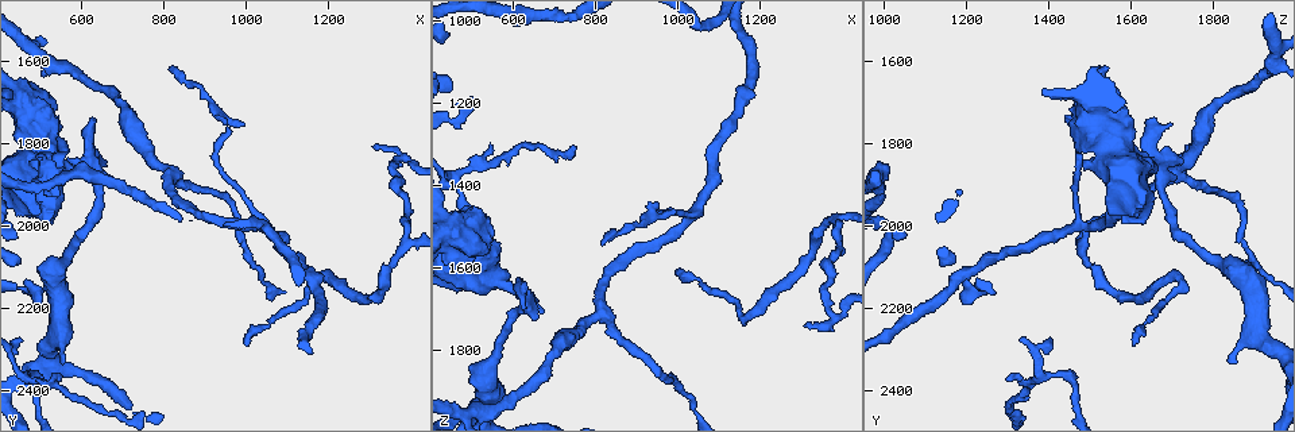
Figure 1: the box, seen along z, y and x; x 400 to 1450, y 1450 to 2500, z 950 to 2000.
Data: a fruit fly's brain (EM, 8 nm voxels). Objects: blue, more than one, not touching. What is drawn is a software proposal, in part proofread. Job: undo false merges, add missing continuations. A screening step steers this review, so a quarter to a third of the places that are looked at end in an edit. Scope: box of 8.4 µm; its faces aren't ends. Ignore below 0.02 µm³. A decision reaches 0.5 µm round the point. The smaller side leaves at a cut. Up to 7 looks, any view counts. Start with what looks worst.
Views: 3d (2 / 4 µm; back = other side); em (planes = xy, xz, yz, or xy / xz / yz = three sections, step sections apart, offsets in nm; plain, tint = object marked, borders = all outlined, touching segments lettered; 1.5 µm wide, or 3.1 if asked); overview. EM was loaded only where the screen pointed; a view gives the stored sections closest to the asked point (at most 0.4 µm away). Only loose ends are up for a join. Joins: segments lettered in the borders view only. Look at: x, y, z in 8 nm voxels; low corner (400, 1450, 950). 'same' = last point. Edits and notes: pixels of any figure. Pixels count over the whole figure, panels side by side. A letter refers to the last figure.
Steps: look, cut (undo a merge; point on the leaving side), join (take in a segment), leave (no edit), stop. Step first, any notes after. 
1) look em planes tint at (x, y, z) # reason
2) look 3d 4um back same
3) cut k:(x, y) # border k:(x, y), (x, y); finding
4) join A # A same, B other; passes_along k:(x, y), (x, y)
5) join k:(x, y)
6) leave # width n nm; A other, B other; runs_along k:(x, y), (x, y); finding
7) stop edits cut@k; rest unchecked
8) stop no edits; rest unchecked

look em yz step 8 tint at (1315, 1805, 1740) # thin end

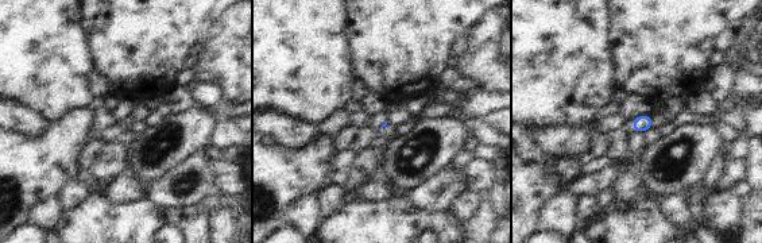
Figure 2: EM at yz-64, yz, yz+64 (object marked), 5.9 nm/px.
look em planes borders same

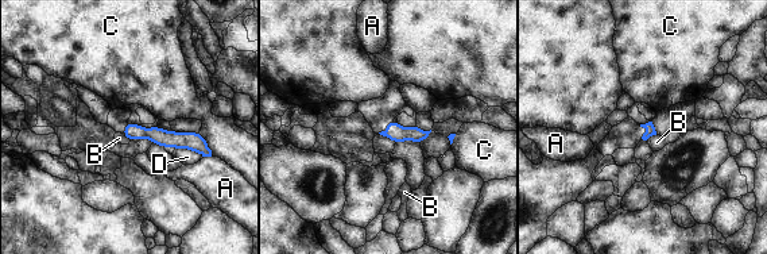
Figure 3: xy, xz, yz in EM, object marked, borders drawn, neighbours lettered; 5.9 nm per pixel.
leave # longest_contact D 180 nm; A other, B other, C other, D other; none of them fits

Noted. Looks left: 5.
look 3d 4um at (540, 2365, 1305) # free end

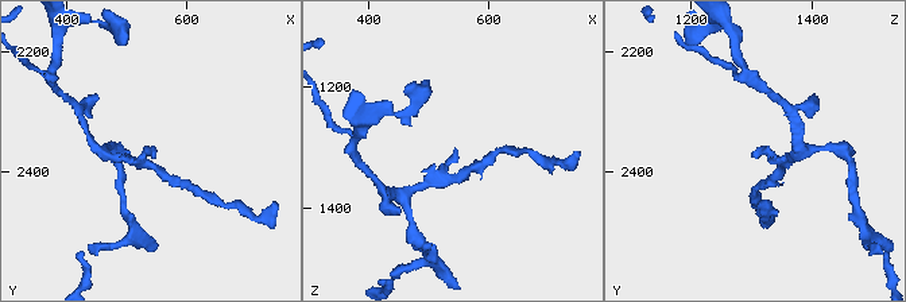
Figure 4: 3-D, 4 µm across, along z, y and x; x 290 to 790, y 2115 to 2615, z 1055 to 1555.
look em yz step 8 tint at (545, 2370, 1305)

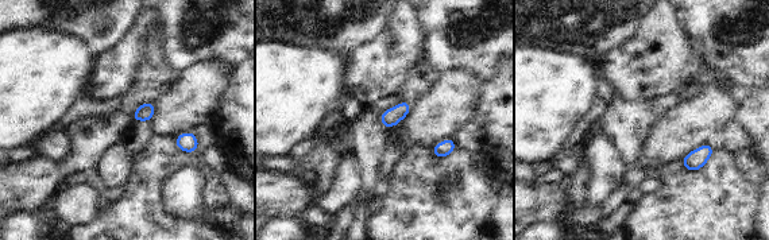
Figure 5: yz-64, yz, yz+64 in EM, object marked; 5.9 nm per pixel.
look em planes borders same

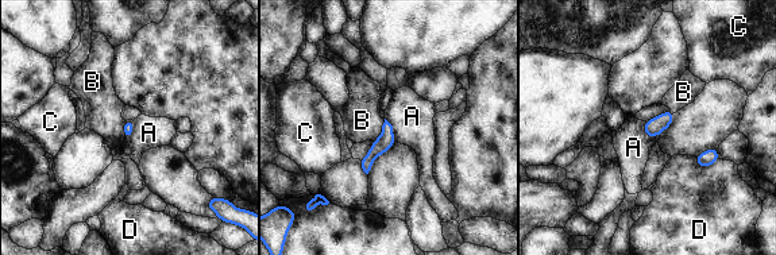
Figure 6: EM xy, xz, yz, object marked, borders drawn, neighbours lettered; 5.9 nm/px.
leave # A other, B other, C other, D other; runs_along 6:(386, 126), (386, 139), (366, 167); no lettered segment goes on from it

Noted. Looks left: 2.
look em xz step 8 tint at (610, 1840, 1660) # sharp bend

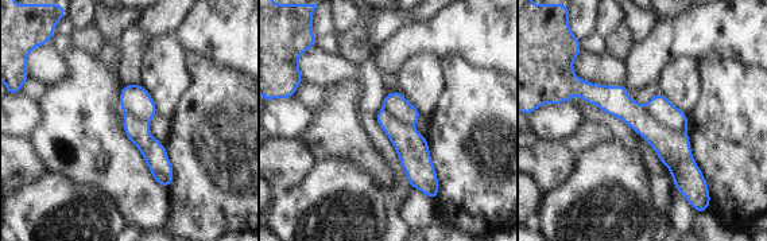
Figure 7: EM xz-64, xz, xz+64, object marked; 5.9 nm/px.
look em xy step 4 borders same

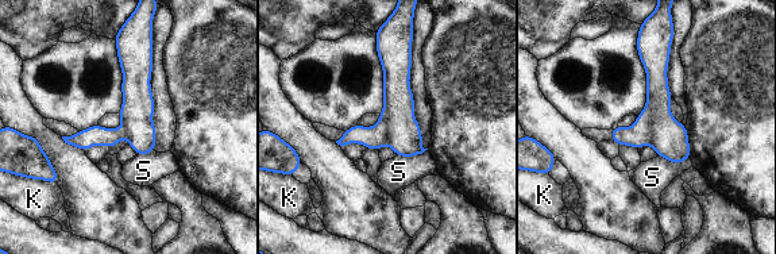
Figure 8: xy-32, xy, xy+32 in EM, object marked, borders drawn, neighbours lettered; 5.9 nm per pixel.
cut 8:(670, 139) # longest_contact S 200 nm; K other, S other; part_leaving 8:(641, 52), (656, 66), (676, 160); two neurons meet here

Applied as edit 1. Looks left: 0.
stop edits cut@8; rest unchecked

